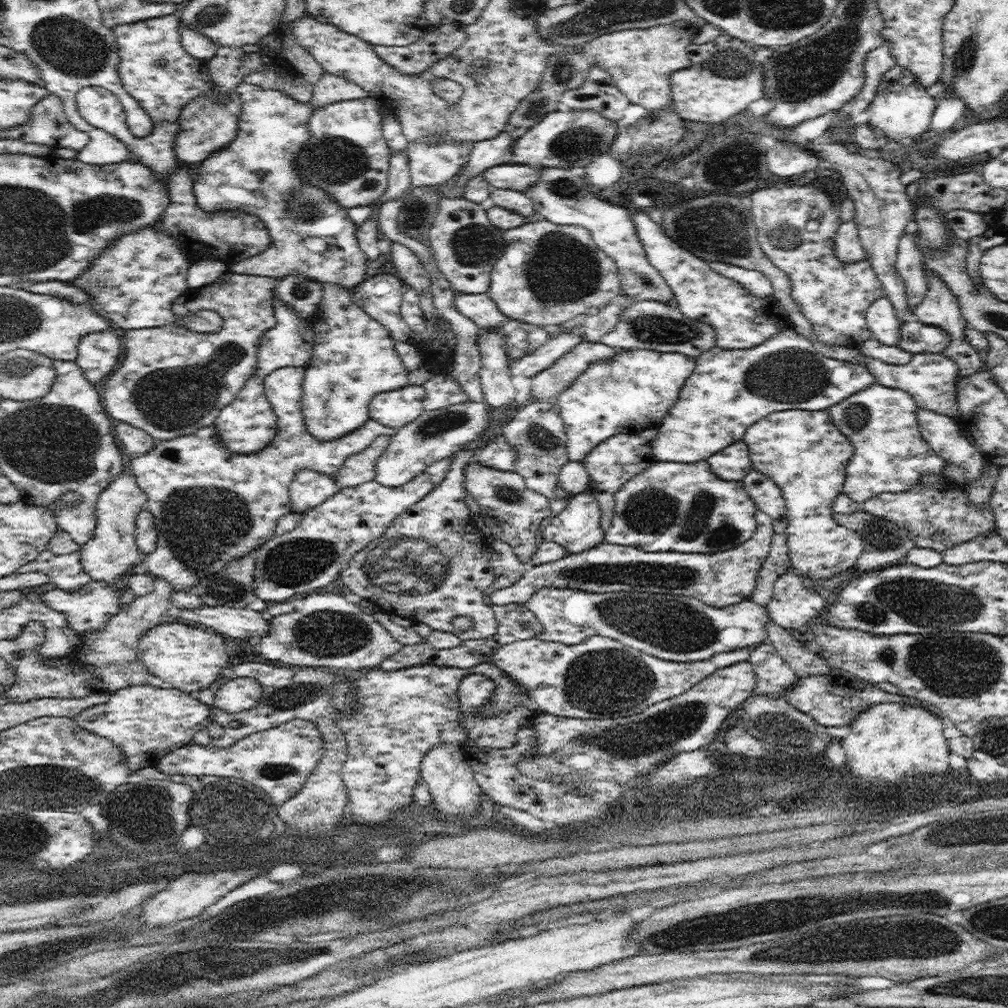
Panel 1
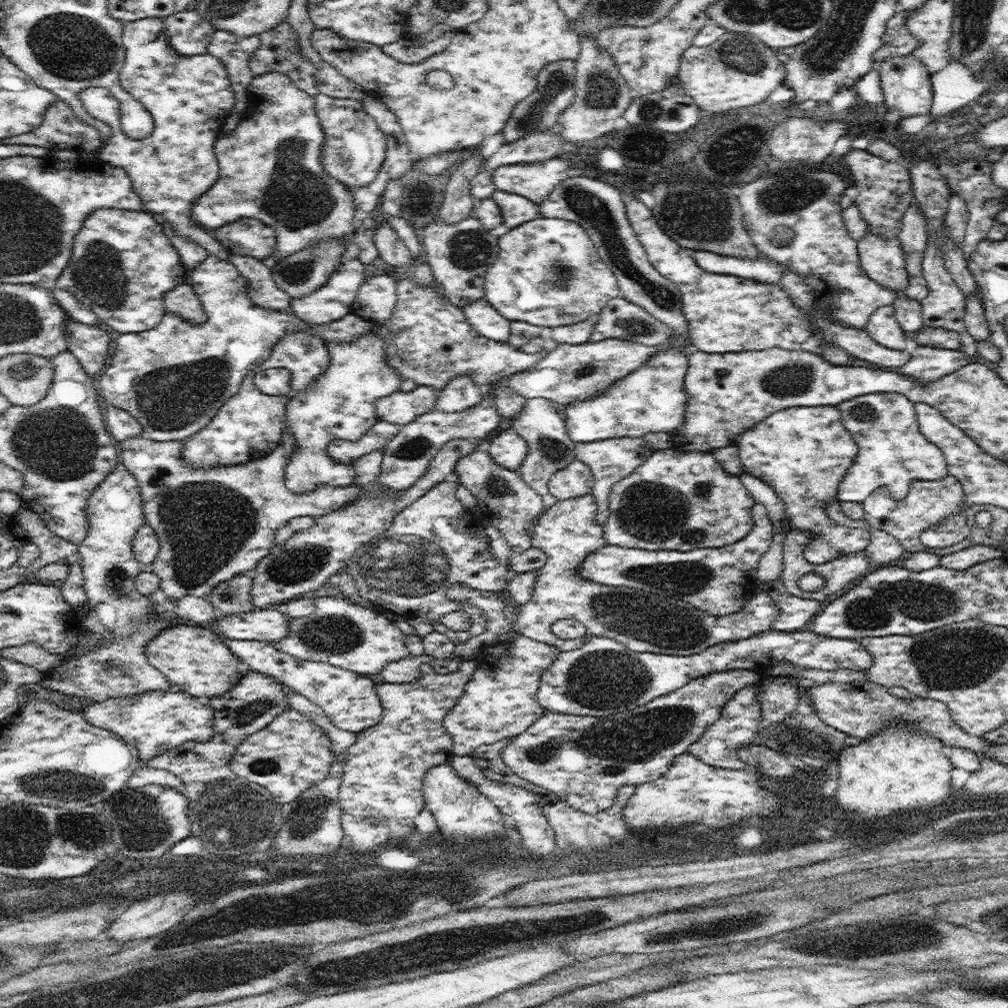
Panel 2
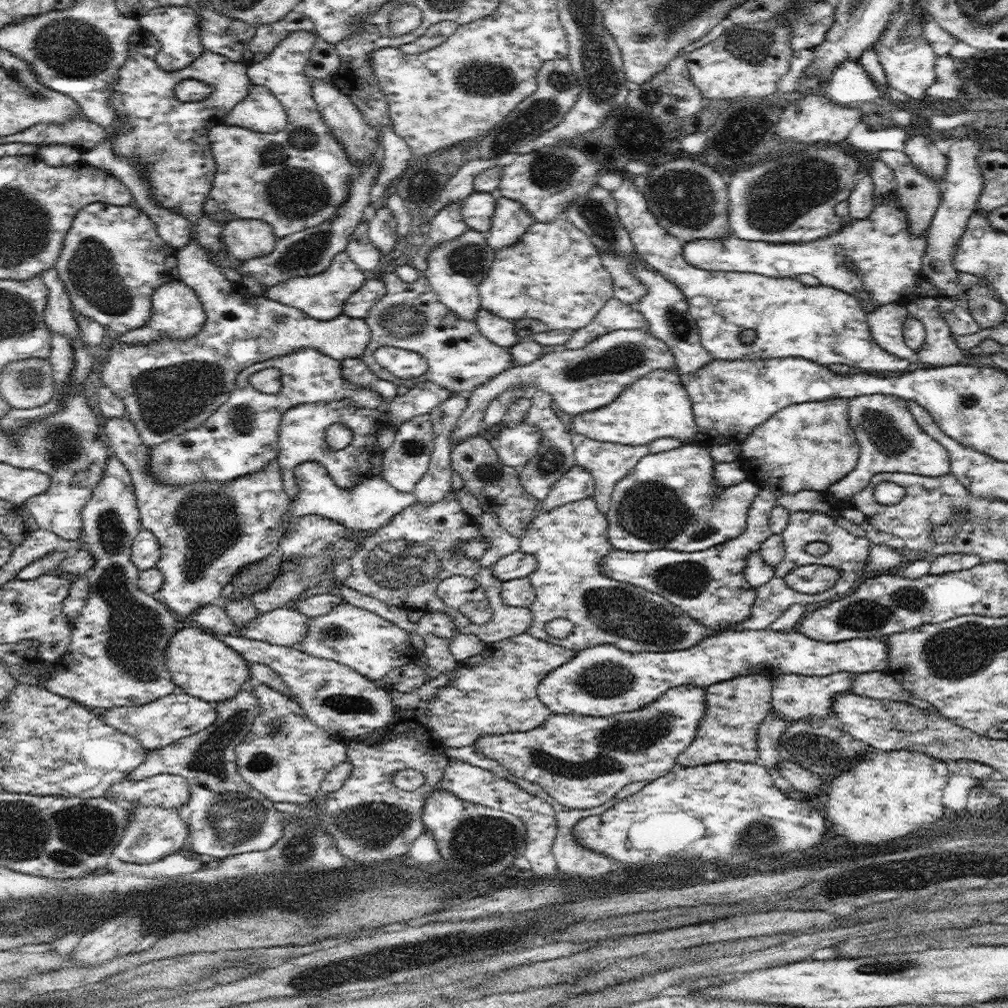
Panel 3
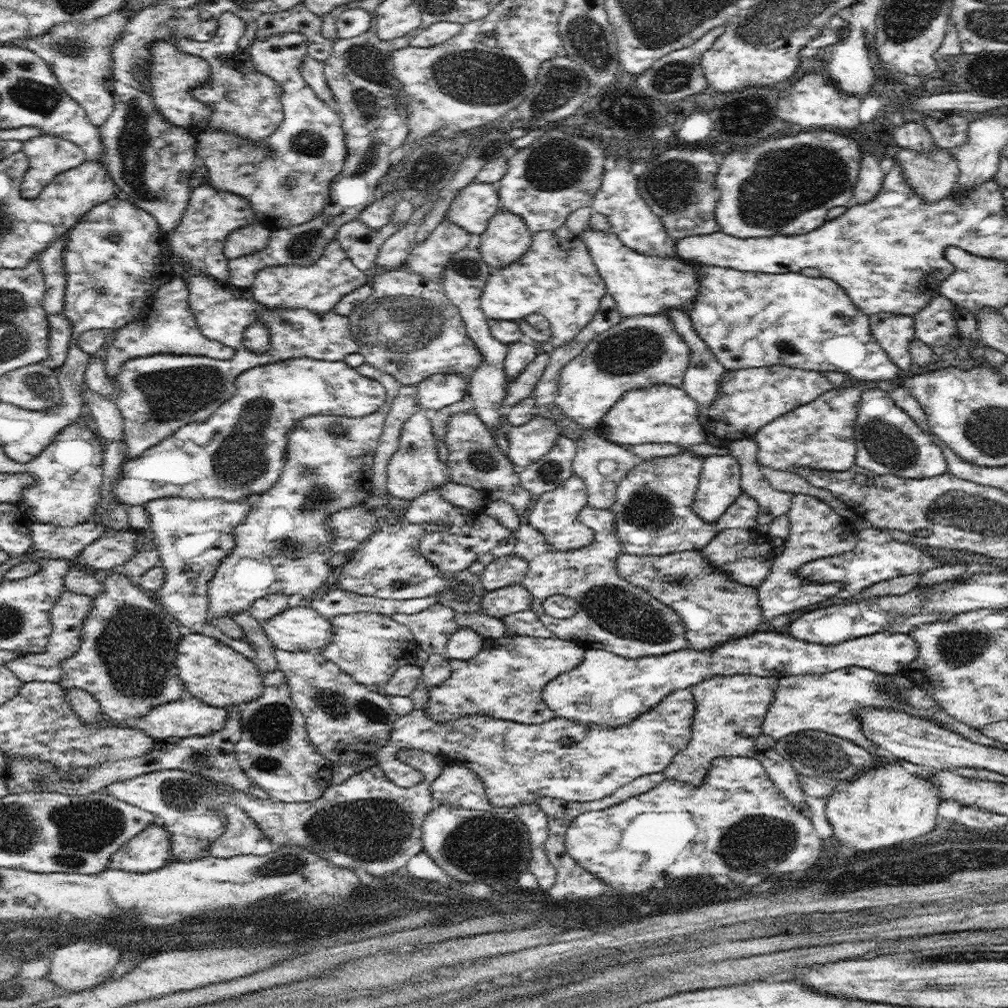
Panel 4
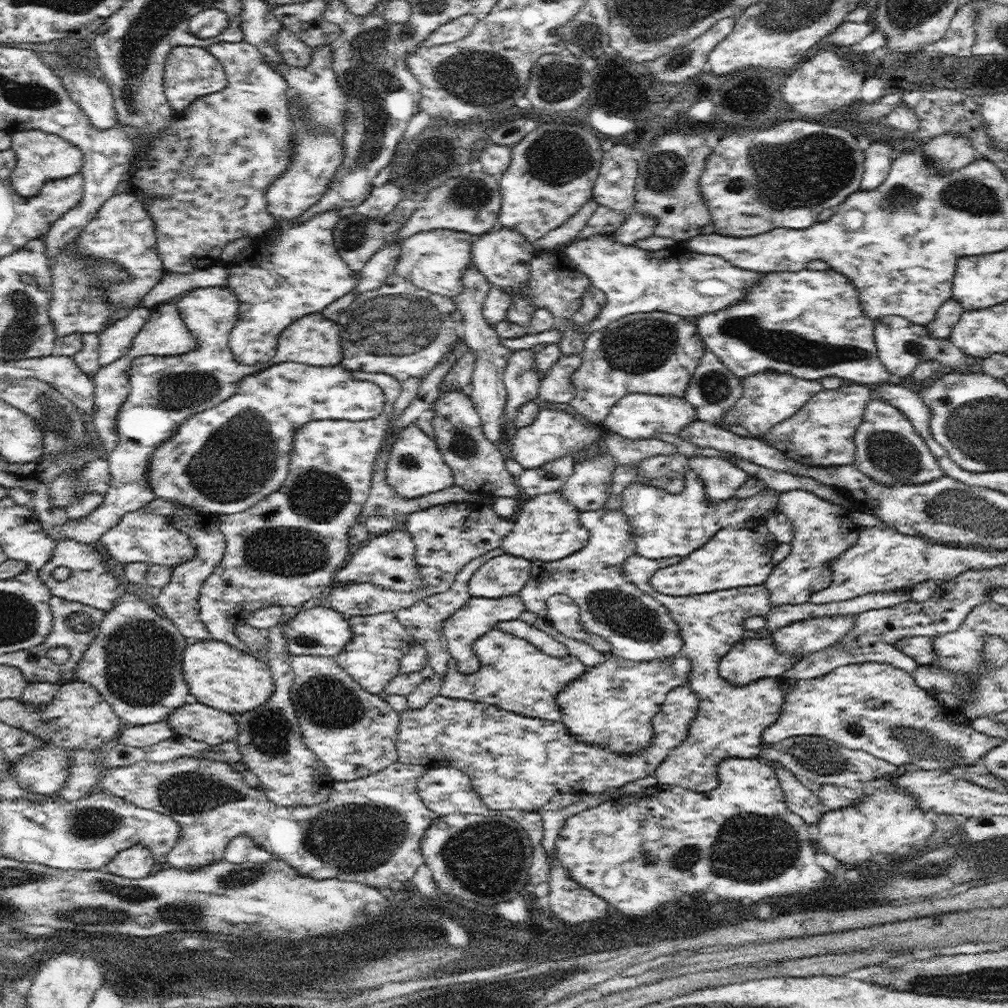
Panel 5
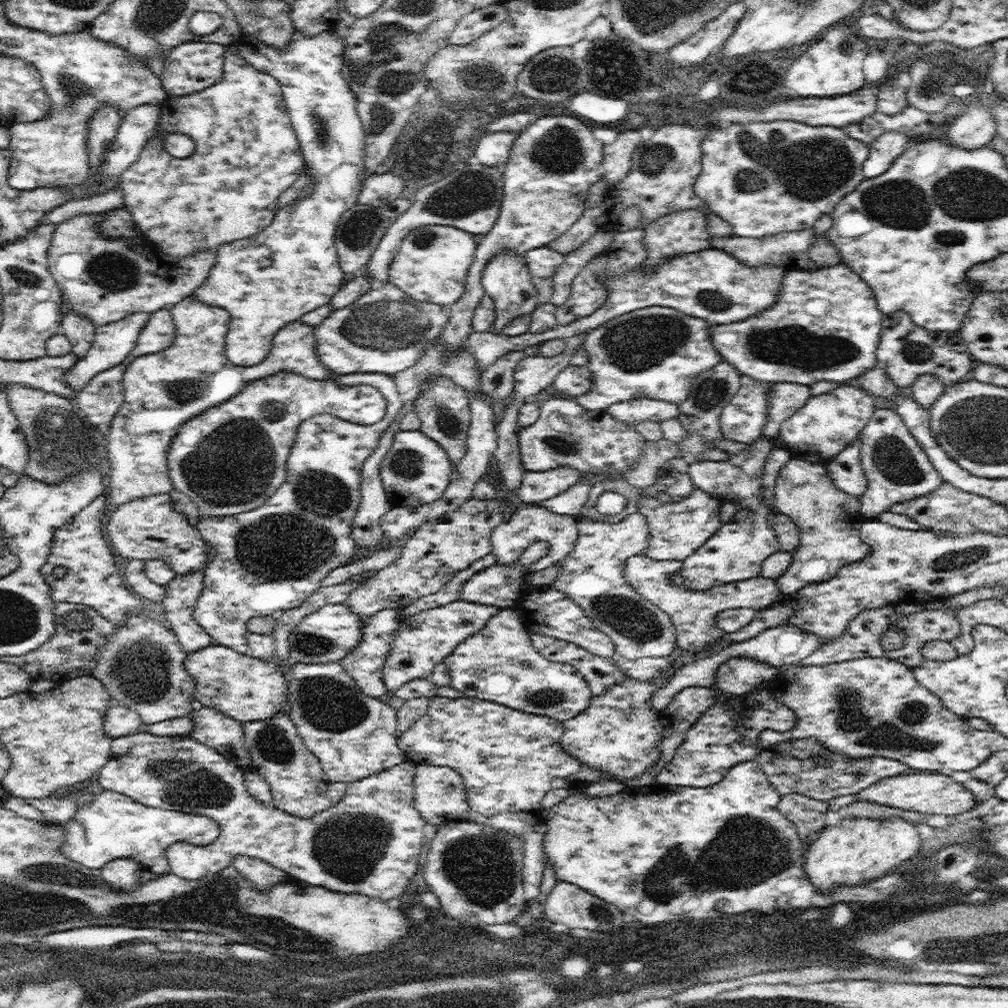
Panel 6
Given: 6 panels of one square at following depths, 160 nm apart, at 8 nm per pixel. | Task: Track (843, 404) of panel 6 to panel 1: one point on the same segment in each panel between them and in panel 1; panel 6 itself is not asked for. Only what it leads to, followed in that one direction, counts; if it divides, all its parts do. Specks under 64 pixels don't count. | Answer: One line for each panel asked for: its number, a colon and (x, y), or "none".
1: (803, 451)
2: (803, 453)
3: (810, 446)
4: (819, 435)
5: (822, 434)

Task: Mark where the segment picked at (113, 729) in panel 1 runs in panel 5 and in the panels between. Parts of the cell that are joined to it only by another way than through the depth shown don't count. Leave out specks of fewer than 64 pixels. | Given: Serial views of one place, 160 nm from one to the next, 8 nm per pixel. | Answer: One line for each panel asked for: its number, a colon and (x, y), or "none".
2: (155, 722)
3: (171, 718)
4: (192, 717)
5: (200, 722)

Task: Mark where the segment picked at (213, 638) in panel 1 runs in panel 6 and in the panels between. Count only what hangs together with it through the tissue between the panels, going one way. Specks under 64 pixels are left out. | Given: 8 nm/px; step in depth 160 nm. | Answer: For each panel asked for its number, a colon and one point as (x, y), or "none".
2: (197, 660)
3: (205, 667)
4: (210, 670)
5: (219, 675)
6: (248, 689)

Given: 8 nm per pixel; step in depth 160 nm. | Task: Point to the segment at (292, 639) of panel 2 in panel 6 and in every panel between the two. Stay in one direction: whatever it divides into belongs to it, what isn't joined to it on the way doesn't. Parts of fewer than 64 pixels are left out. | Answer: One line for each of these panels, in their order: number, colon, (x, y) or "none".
3: (354, 636)
4: (371, 647)
5: (372, 658)
6: (364, 664)

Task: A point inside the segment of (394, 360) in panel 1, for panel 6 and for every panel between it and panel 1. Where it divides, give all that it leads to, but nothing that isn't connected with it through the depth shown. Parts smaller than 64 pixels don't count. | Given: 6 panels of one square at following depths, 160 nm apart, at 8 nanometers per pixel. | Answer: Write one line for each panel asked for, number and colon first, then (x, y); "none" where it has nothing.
2: (341, 403)
3: (302, 434)
4: (283, 547)
5: (284, 550)
6: (273, 557)

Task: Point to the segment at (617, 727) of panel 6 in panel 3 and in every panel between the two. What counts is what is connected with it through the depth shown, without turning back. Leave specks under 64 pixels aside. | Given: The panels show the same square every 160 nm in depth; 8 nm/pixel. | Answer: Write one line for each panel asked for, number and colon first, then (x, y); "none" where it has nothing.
3: (600, 681)
4: (604, 689)
5: (611, 705)

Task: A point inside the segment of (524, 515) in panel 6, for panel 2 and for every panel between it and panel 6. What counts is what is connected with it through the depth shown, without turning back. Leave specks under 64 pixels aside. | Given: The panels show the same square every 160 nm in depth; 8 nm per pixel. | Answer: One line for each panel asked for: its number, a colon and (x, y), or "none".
2: (575, 479)
3: (578, 483)
4: (556, 513)
5: (547, 528)

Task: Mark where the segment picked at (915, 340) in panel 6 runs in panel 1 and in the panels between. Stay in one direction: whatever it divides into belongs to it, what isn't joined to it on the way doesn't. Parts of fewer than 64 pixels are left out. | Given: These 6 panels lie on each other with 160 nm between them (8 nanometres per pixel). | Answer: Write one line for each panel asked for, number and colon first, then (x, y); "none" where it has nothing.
1: (881, 317)
2: (882, 327)
3: (886, 323)
4: (894, 333)
5: (902, 346)

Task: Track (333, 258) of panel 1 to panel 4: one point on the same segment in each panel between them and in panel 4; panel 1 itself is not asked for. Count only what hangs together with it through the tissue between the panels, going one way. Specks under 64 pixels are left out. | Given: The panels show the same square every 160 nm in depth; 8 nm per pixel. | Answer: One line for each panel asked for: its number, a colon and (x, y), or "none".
2: (270, 163)
3: (297, 178)
4: (286, 177)

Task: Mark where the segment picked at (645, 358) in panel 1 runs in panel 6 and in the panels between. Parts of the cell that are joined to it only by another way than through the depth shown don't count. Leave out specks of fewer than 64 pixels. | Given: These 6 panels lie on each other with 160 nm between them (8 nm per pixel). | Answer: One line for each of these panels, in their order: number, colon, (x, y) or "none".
2: (653, 398)
3: (657, 405)
4: (660, 414)
5: (635, 416)
6: (633, 411)

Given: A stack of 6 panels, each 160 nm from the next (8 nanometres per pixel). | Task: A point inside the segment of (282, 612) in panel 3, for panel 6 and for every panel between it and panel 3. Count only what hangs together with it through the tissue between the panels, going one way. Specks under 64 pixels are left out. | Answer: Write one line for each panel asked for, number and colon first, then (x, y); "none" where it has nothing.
4: (298, 628)
5: (320, 631)
6: (329, 634)

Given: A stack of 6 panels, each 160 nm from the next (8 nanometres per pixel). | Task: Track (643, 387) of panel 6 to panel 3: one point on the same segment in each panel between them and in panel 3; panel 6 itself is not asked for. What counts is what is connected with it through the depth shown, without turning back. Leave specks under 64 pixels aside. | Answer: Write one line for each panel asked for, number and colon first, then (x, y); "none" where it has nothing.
3: (580, 381)
4: (640, 352)
5: (656, 353)

